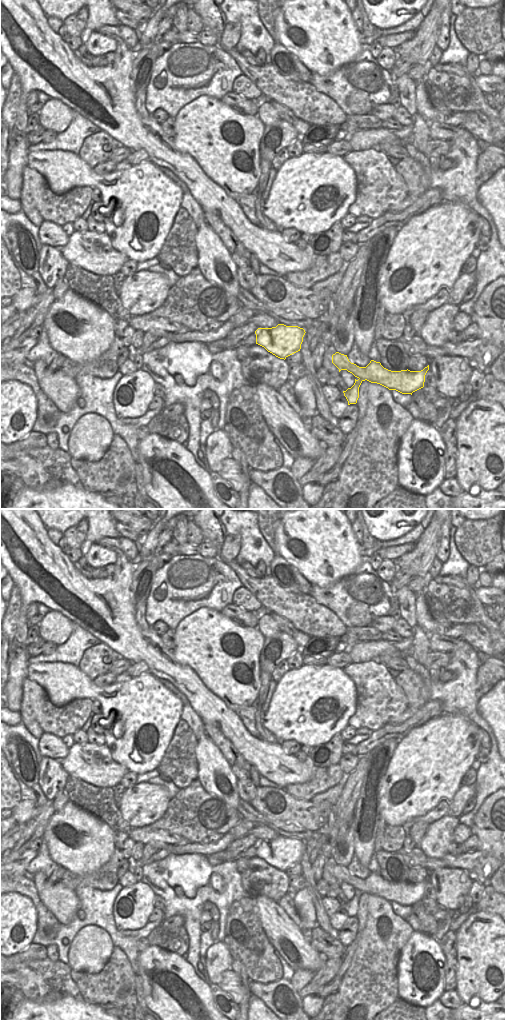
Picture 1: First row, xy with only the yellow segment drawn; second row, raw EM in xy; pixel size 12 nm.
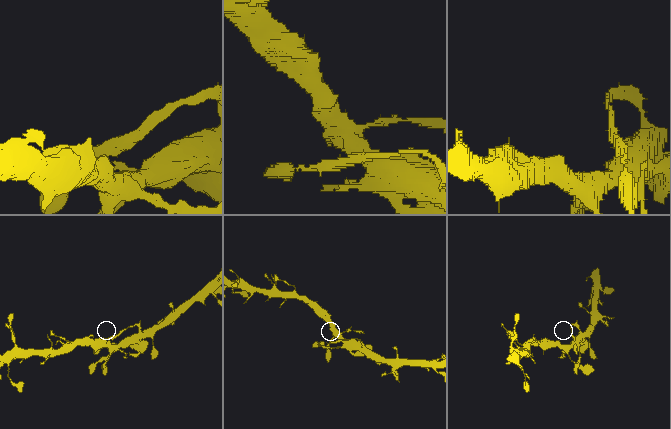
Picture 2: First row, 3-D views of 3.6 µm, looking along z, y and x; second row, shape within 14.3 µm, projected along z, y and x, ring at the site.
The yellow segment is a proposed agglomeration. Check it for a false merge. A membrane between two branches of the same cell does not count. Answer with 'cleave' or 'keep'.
keep

